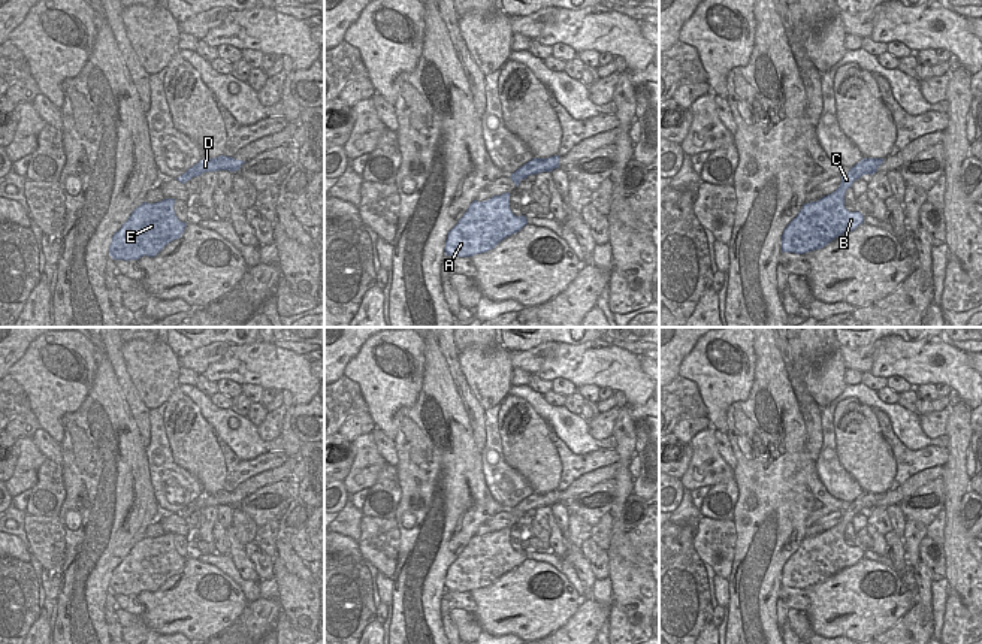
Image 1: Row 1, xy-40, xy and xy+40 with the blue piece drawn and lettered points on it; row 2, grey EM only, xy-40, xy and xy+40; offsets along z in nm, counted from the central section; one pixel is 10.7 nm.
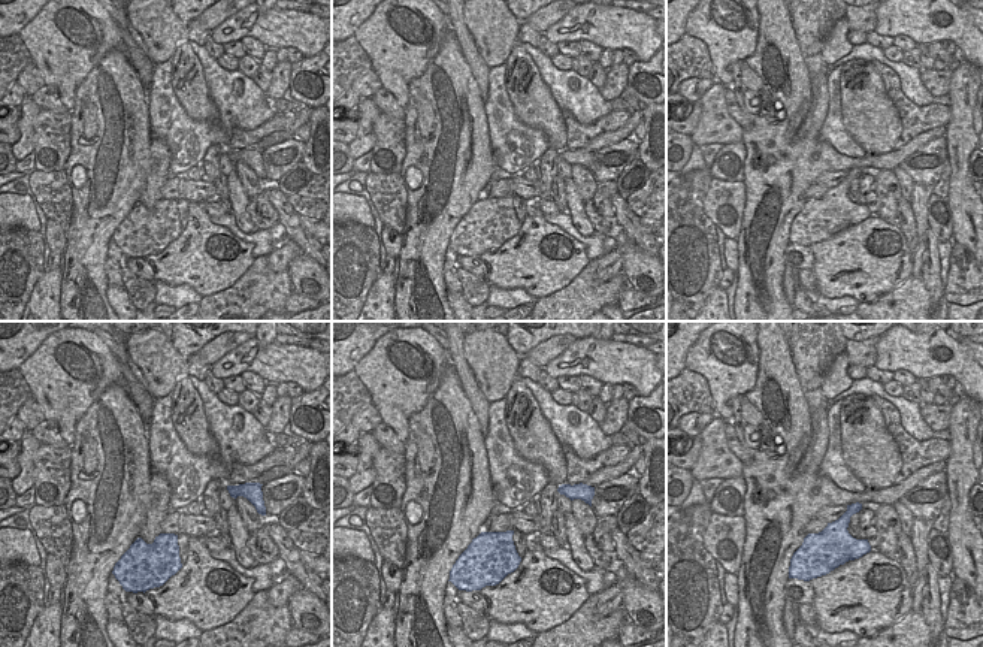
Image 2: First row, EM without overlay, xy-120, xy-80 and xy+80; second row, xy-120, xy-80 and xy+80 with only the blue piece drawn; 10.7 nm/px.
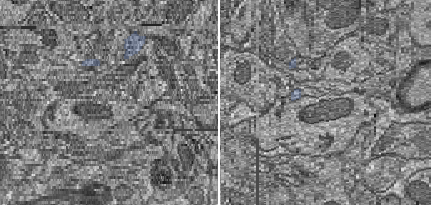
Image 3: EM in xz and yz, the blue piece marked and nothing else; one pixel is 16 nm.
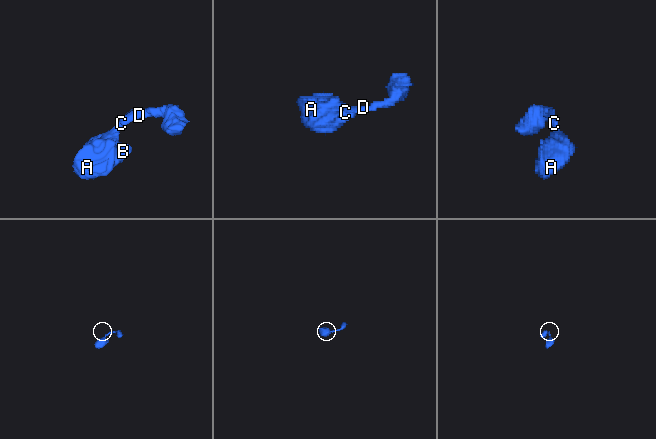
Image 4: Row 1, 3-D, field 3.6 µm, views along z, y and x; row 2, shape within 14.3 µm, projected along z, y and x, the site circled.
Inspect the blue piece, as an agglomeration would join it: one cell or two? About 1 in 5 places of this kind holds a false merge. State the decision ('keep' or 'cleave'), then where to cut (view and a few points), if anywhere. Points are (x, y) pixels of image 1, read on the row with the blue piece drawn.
keep; no cut

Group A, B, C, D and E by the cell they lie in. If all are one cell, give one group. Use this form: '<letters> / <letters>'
A B C D E

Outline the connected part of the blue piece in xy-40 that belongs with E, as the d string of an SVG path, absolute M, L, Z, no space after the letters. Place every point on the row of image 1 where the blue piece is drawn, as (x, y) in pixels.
M164 199L138 206L112 236L109 256L126 261L155 257L167 244L179 239L187 223L178 220L173 205L175 199Z

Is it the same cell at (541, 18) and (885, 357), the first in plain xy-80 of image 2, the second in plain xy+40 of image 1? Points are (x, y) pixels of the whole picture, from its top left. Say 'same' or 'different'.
different

